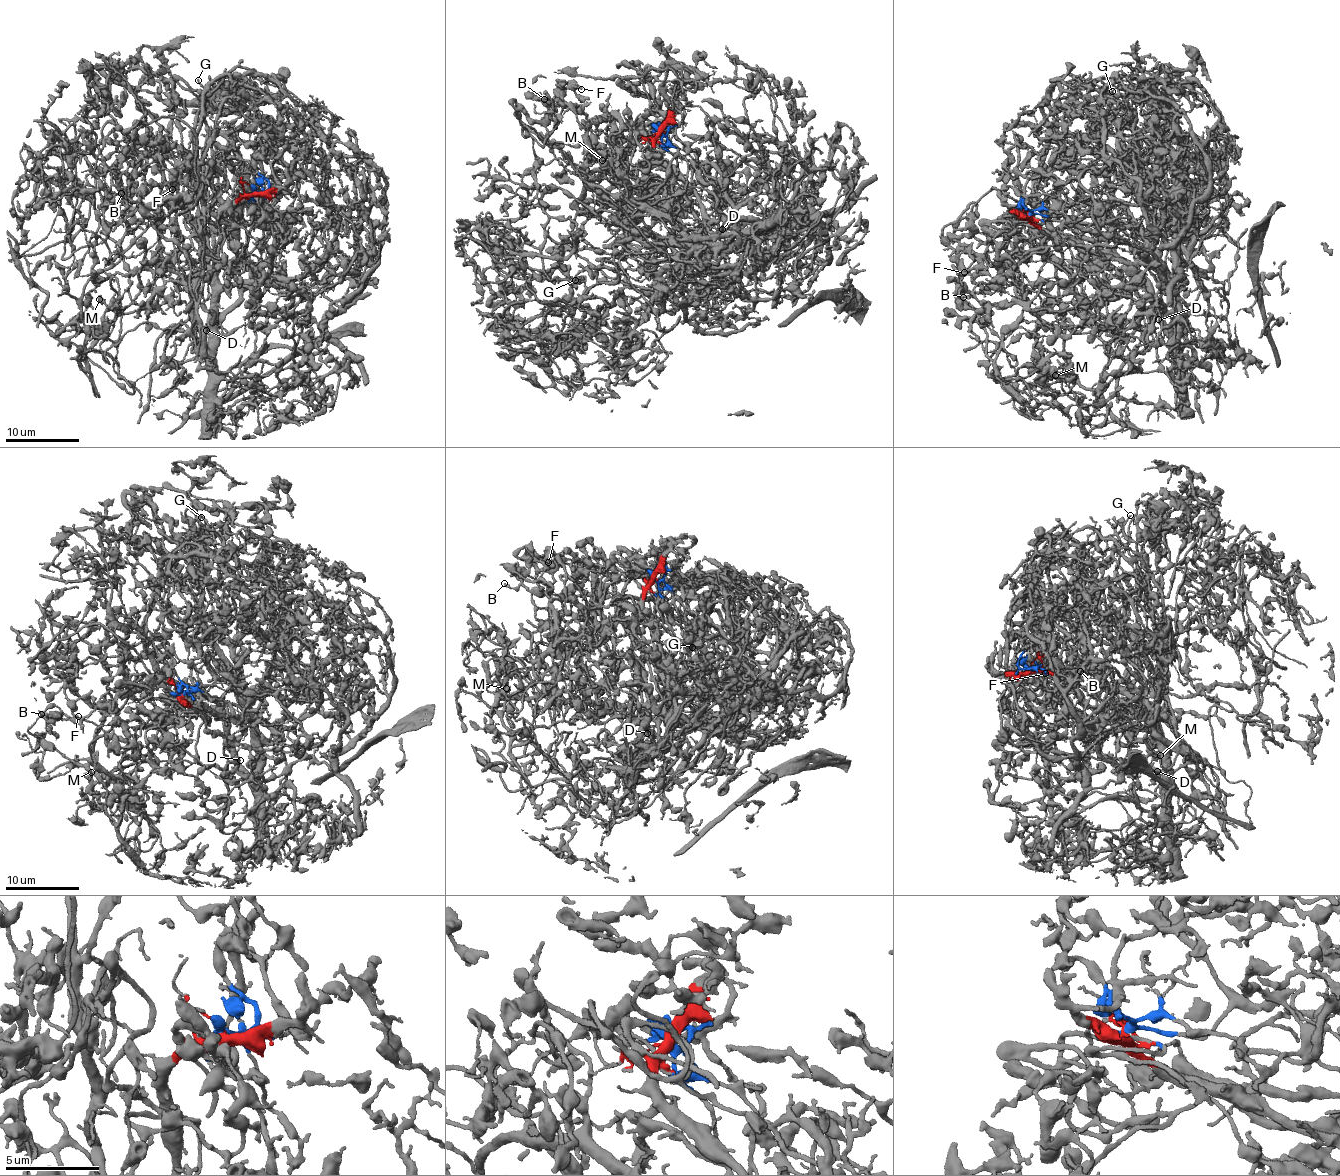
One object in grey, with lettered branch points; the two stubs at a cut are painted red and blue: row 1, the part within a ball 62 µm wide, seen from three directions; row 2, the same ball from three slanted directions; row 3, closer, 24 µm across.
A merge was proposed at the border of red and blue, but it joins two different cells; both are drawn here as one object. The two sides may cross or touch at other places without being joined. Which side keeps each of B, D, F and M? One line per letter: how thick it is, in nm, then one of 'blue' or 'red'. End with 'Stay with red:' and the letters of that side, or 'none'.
B: 240 nm thick; blue
D: 170 nm thick; red
F: 170 nm thick; blue
M: 360 nm thick; blue
Stay with red: D

